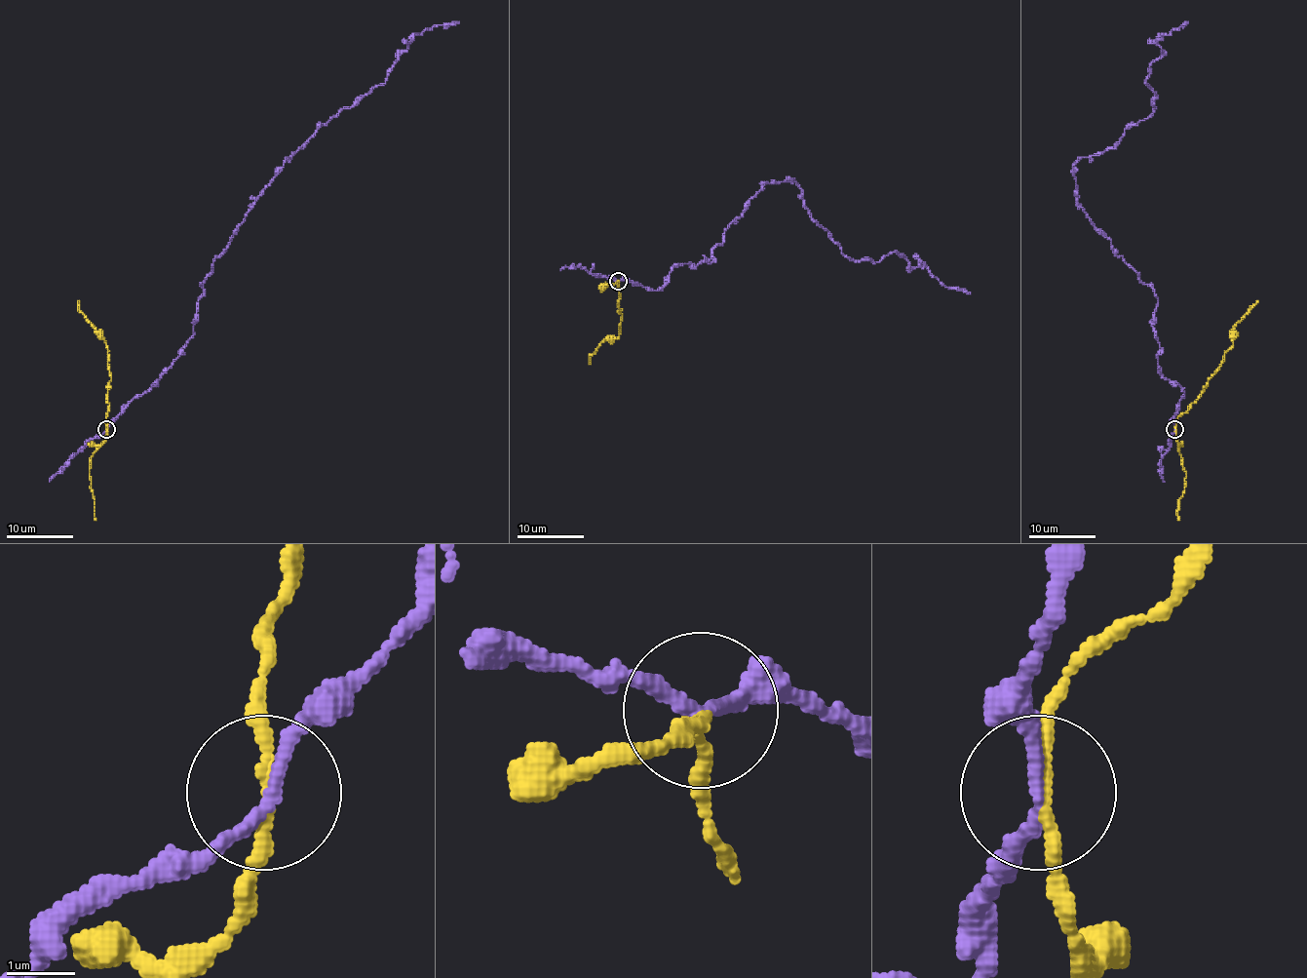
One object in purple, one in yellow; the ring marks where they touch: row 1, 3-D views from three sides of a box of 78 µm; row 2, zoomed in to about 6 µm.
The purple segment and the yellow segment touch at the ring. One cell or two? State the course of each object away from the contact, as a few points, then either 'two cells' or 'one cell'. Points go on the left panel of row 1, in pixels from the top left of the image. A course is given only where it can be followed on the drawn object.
purple runs (106, 429), (193, 334), (211, 264), (288, 157), (385, 82), (410, 40), (459, 21); yellow runs (106, 428), (107, 382), (111, 379), (107, 346), (79, 309), (78, 300); two cells

